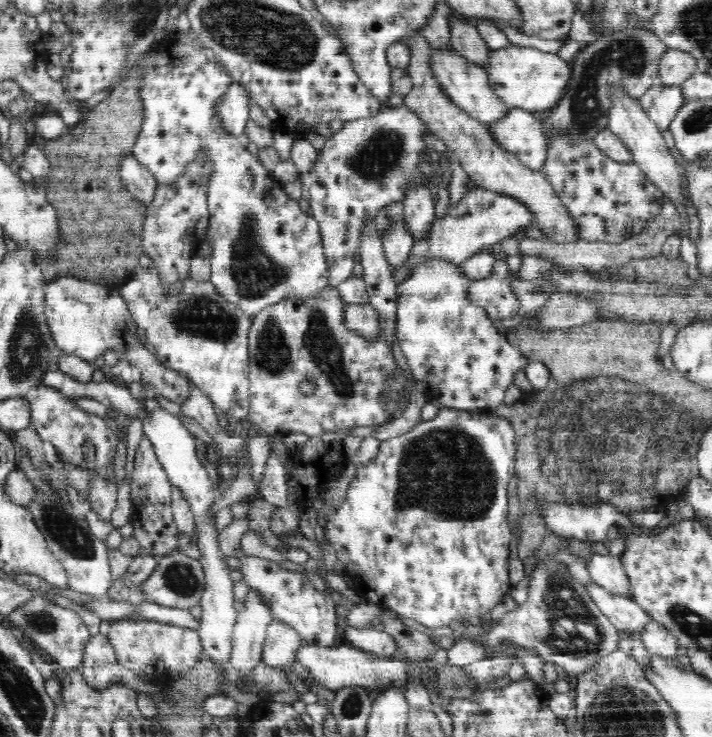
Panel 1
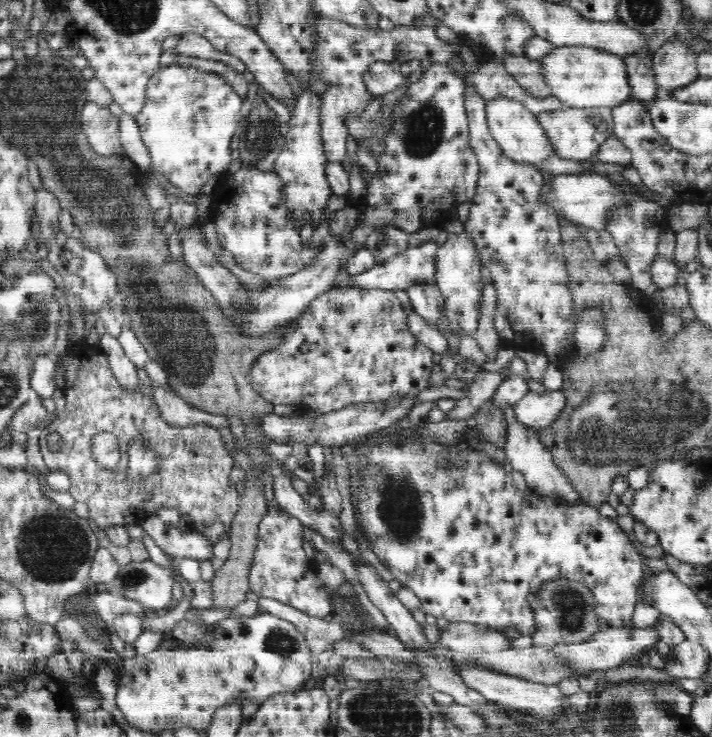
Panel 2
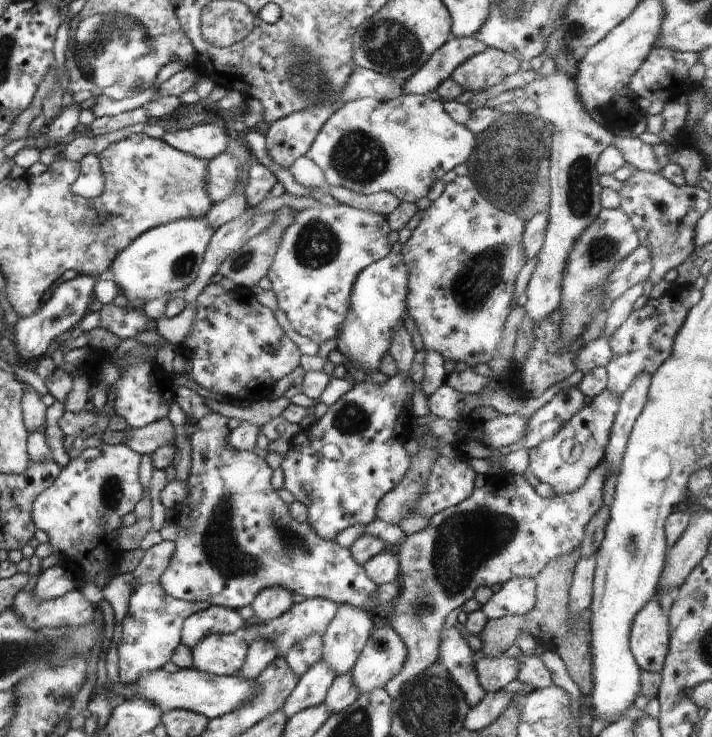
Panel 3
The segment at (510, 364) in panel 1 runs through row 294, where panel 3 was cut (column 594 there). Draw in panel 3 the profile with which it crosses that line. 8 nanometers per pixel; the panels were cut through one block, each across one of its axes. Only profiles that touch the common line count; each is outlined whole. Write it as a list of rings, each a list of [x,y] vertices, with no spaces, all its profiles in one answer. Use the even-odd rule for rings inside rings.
[[[605,389],[591,402],[583,404],[550,440],[542,441],[538,446],[527,450],[528,469],[538,477],[539,482],[549,484],[556,496],[578,490],[588,480],[591,470],[604,460],[619,403],[620,398]]]

